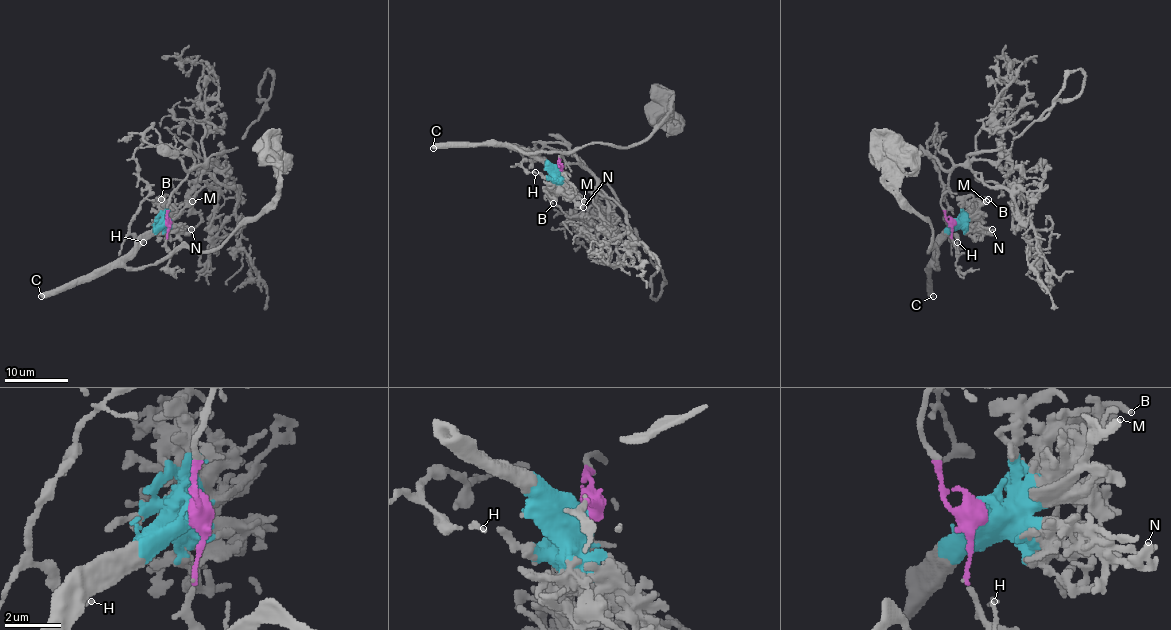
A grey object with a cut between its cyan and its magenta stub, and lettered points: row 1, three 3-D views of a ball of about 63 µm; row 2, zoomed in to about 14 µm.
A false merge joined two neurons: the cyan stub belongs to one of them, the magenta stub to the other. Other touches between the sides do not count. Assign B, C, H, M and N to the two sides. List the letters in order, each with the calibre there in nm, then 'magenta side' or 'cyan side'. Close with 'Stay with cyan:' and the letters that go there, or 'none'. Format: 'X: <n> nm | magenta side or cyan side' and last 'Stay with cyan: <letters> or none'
B: 190 nm | cyan side
C: 500 nm | cyan side
H: 120 nm | magenta side
M: 200 nm | cyan side
N: 190 nm | cyan side
Stay with cyan: B, C, M, N

